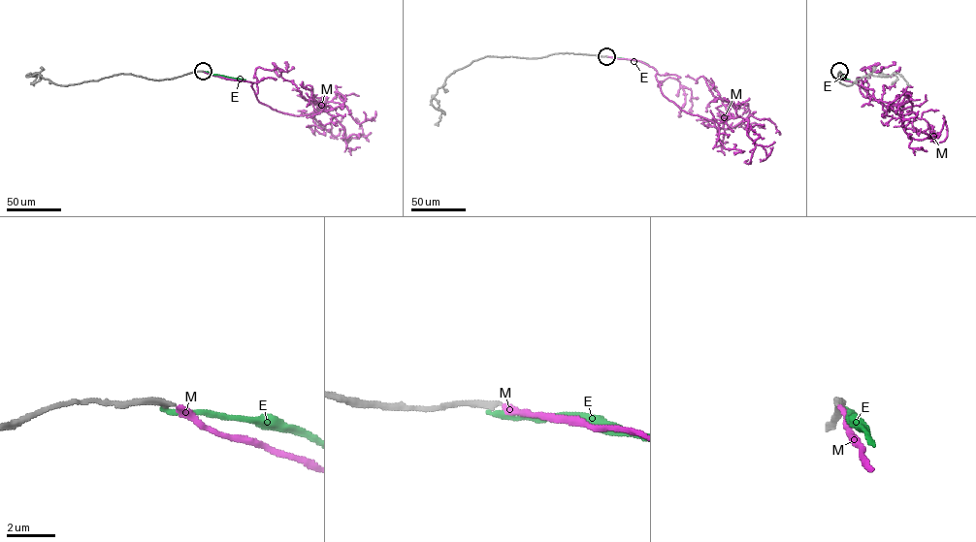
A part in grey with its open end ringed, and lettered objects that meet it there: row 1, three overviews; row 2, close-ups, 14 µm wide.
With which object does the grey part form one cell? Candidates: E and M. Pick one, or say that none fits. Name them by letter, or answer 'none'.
M

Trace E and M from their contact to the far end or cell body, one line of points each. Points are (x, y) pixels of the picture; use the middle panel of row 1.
E: (606, 56), (640, 61), (649, 66)
M: (607, 56), (652, 67), (662, 94), (718, 128), (731, 118), (747, 118), (755, 146), (748, 159)

